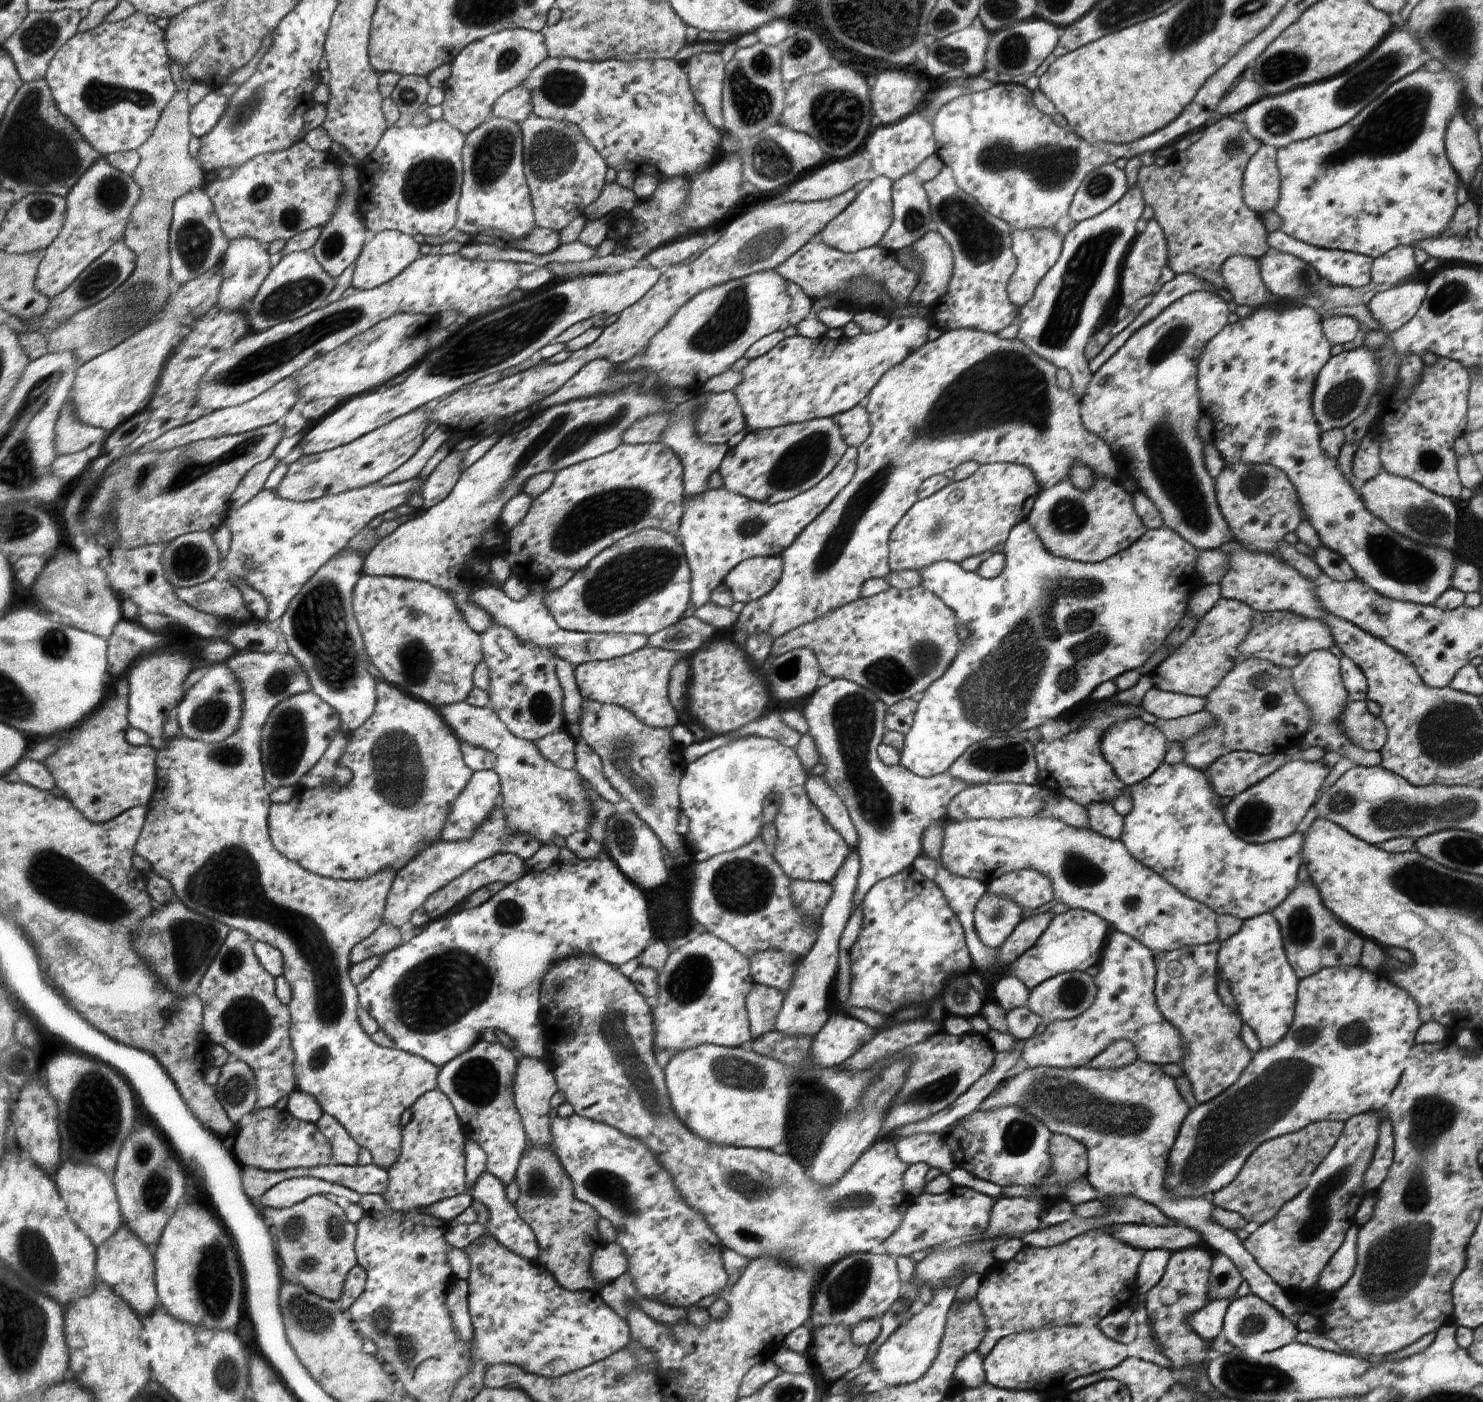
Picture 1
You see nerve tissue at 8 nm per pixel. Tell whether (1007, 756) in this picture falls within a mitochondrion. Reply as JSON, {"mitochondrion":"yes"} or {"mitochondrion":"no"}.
{"mitochondrion":"yes"}

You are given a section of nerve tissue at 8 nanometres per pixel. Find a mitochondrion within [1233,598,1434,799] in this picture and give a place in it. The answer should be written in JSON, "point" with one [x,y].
{"point":[1263,680]}

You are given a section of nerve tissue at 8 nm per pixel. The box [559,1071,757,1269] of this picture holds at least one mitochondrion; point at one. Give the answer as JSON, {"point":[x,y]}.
{"point":[611,1187]}

